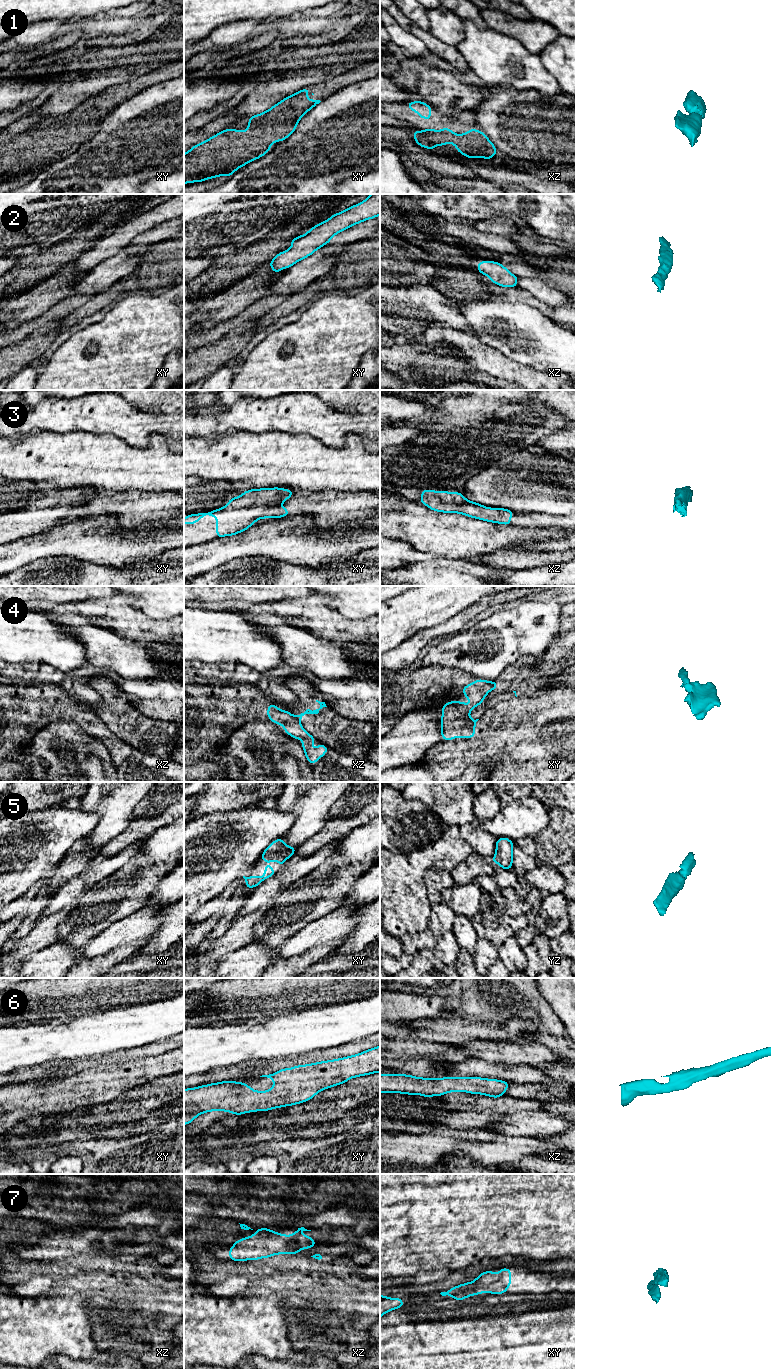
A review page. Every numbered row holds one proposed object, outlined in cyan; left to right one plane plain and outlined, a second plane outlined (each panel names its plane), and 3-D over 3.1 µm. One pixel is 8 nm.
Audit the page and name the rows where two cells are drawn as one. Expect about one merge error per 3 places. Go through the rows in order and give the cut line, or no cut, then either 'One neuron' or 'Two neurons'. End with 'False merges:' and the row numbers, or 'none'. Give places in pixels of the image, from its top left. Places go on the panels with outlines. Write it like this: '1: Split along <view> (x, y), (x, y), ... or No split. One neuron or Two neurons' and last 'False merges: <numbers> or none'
1: No split. One neuron
2: No split. One neuron
3: No split. One neuron
4: Split along xz (293, 716), (298, 720). Two neurons
5: No split. One neuron
6: No split. One neuron
7: No split. One neuron
False merges: 4

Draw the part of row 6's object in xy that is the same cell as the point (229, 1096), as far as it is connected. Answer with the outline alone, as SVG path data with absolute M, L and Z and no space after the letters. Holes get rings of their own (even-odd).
M380 1046L362 1053L307 1065L285 1068L260 1077L271 1078L273 1087L268 1091L254 1091L243 1082L223 1081L196 1088L184 1089L184 1125L198 1115L209 1111L226 1111L232 1114L268 1111L284 1106L296 1105L312 1099L318 1092L345 1083L351 1078L380 1072Z

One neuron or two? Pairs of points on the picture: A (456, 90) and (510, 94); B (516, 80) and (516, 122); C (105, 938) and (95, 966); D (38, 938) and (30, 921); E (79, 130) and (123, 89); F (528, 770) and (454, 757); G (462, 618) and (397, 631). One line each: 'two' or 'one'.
A: two
B: two
C: two
D: two
E: one
F: one
G: two

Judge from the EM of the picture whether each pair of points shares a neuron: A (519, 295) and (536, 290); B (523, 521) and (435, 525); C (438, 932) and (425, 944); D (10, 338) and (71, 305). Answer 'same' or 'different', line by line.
A: different
B: different
C: different
D: same

